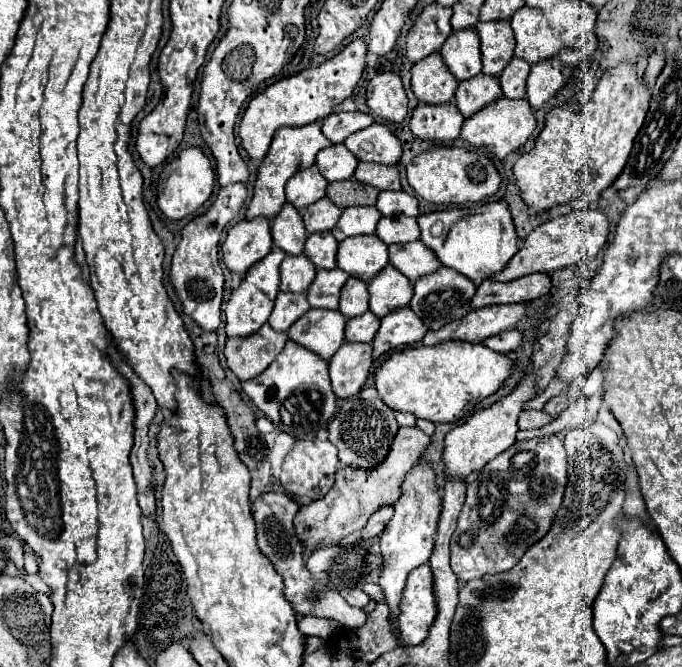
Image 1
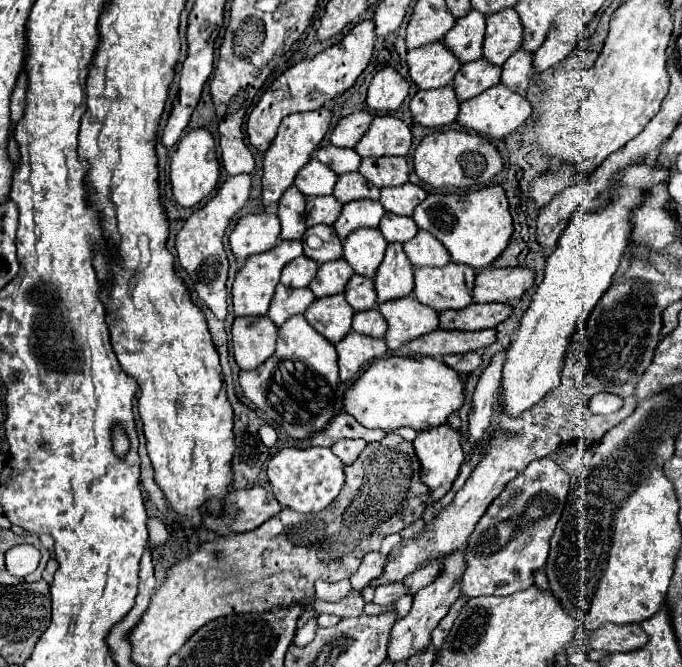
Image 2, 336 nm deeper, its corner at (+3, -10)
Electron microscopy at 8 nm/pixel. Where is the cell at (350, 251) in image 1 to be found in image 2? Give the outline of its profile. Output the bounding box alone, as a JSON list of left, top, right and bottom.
[343,229,385,277]

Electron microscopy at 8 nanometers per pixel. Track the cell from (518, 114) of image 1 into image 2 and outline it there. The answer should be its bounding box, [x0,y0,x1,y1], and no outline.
[457,83,531,139]

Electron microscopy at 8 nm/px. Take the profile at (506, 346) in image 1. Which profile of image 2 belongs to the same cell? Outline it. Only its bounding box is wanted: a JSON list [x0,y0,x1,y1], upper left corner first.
[445,353,481,375]

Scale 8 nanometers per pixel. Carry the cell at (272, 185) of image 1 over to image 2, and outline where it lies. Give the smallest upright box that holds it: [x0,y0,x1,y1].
[263,109,331,207]

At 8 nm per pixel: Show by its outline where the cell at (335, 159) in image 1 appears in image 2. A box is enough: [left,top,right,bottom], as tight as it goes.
[315,145,361,175]

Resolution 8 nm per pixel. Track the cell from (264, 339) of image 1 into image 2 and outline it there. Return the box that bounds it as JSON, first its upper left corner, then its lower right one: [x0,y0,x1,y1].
[233,317,277,371]

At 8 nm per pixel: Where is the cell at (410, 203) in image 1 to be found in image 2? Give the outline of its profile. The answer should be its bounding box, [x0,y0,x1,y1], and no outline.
[381,183,427,217]

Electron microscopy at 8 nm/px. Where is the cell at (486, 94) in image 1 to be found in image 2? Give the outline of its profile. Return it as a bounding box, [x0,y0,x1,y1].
[453,59,501,101]

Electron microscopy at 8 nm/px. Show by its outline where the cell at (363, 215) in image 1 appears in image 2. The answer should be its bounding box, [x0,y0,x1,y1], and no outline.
[333,201,385,239]

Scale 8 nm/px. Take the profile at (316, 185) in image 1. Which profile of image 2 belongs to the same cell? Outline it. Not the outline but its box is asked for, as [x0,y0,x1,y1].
[295,159,337,197]

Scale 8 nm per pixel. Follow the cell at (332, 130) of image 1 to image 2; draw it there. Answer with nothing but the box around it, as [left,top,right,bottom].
[329,111,375,147]

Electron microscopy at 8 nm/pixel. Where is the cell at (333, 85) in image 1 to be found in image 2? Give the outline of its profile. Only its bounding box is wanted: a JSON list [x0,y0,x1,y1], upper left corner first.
[247,21,375,153]

